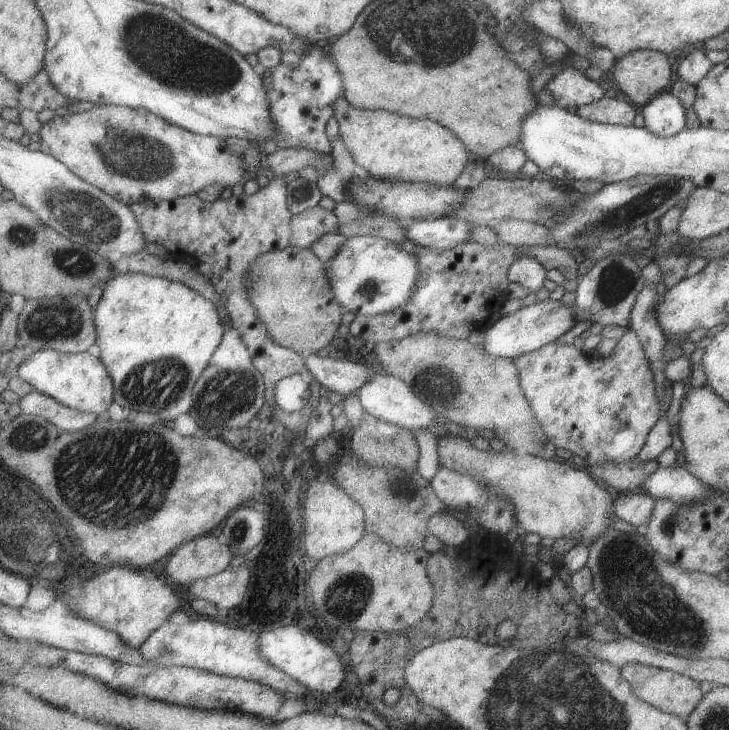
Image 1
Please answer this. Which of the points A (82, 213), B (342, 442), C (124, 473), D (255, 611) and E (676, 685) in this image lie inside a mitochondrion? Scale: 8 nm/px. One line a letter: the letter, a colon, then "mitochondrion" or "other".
A: mitochondrion
B: other
C: mitochondrion
D: other
E: other

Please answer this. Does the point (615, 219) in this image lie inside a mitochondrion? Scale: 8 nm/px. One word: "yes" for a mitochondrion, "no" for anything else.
yes

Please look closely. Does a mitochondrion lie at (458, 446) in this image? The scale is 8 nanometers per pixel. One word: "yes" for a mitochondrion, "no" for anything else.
no

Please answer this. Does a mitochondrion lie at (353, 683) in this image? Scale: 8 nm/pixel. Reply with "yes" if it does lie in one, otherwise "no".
no

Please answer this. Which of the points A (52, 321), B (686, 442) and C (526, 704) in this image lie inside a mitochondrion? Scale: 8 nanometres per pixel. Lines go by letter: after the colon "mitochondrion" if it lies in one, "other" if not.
A: mitochondrion
B: other
C: mitochondrion

